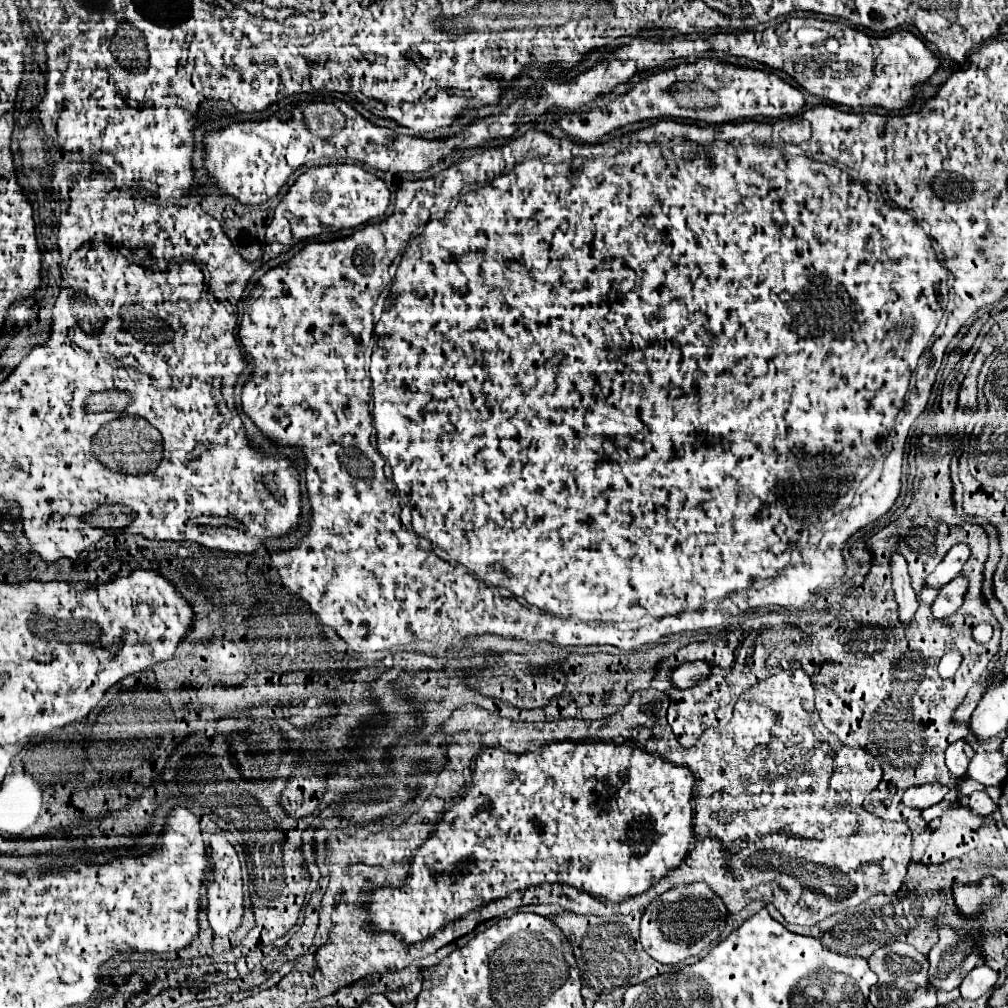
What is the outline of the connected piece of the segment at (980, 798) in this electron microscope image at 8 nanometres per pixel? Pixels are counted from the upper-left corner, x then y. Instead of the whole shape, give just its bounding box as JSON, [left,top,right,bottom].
[969,791,997,817]

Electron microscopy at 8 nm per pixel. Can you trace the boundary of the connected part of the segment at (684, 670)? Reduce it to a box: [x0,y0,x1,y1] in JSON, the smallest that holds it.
[671,661,711,689]

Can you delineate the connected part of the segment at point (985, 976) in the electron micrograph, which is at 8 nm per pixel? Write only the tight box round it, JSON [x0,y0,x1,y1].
[961,965,999,999]

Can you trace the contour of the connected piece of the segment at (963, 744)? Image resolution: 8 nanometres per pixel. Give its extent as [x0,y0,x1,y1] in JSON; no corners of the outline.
[945,741,975,779]

